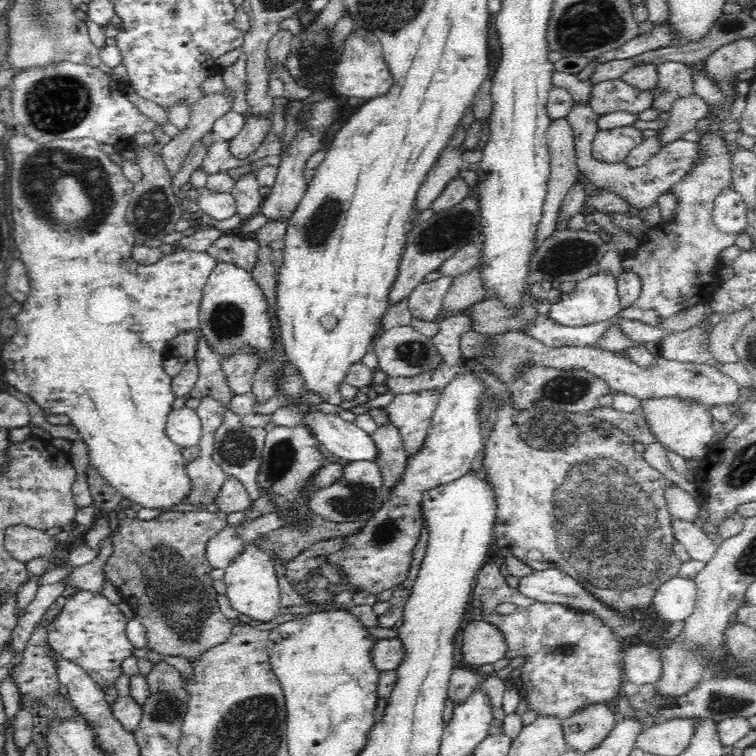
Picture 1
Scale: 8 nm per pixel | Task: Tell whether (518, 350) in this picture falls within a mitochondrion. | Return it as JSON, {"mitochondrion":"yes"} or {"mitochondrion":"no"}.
{"mitochondrion":"no"}

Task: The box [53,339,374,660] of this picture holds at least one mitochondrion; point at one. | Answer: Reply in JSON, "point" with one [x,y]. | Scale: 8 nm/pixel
{"point":[170,583]}

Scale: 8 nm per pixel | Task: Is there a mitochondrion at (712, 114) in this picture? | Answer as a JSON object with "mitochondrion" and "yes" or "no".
{"mitochondrion":"no"}

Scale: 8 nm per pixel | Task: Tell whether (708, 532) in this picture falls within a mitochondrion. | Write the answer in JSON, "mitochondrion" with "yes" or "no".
{"mitochondrion":"no"}

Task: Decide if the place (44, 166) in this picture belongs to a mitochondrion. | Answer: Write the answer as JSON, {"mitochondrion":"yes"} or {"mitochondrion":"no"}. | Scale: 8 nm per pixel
{"mitochondrion":"yes"}

